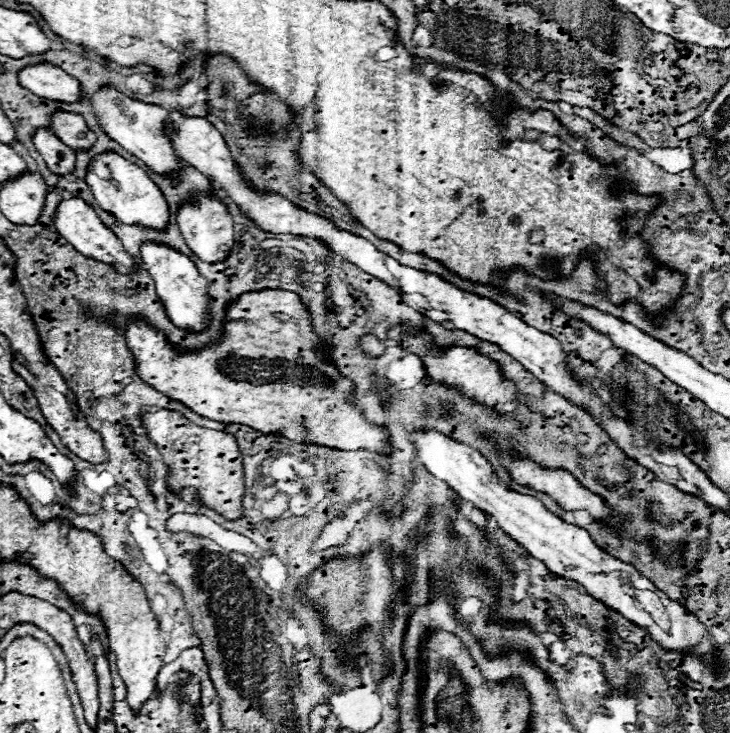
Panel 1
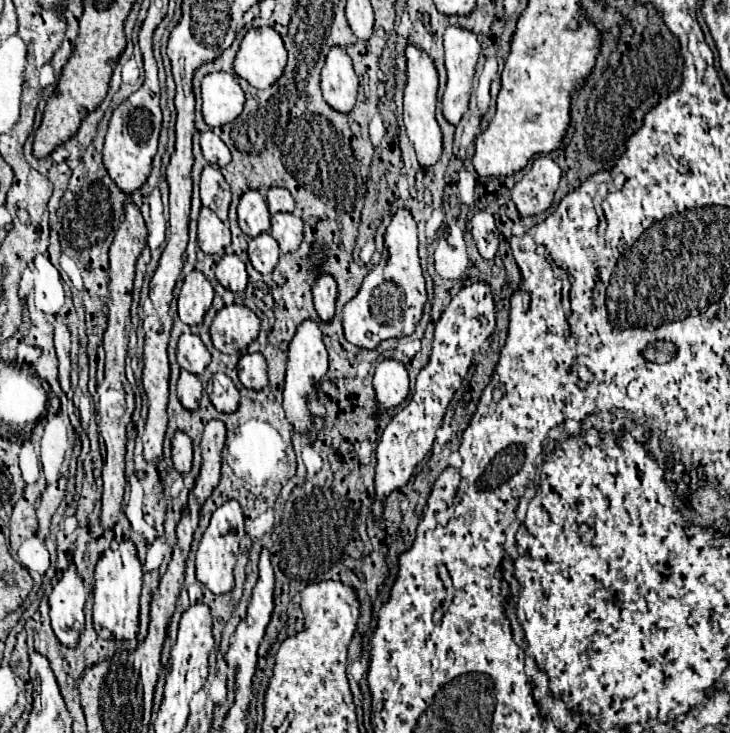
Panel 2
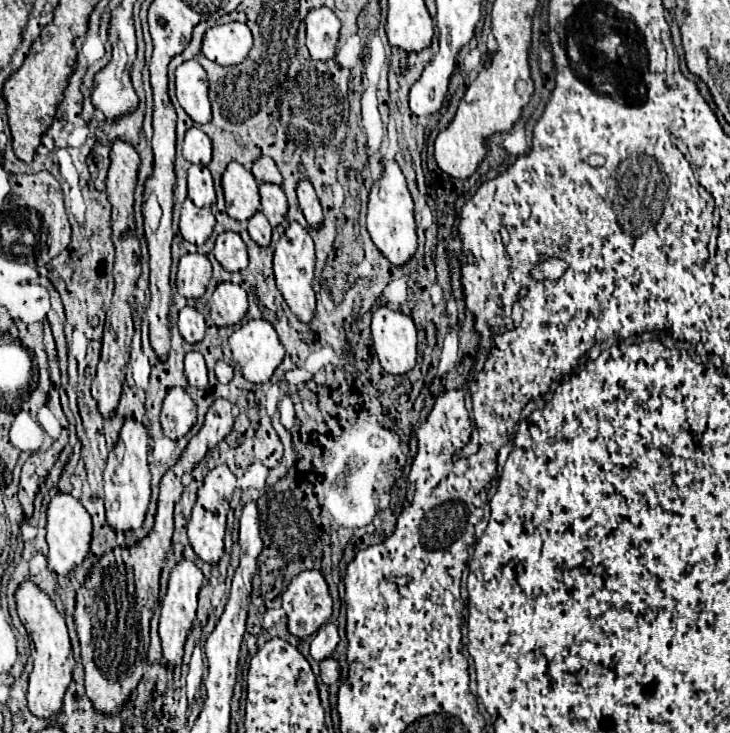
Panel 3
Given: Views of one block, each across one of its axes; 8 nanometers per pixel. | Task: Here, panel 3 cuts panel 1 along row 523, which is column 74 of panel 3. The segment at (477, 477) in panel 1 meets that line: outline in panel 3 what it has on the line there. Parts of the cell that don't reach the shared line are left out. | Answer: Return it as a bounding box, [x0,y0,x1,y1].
[46,492,92,574]

